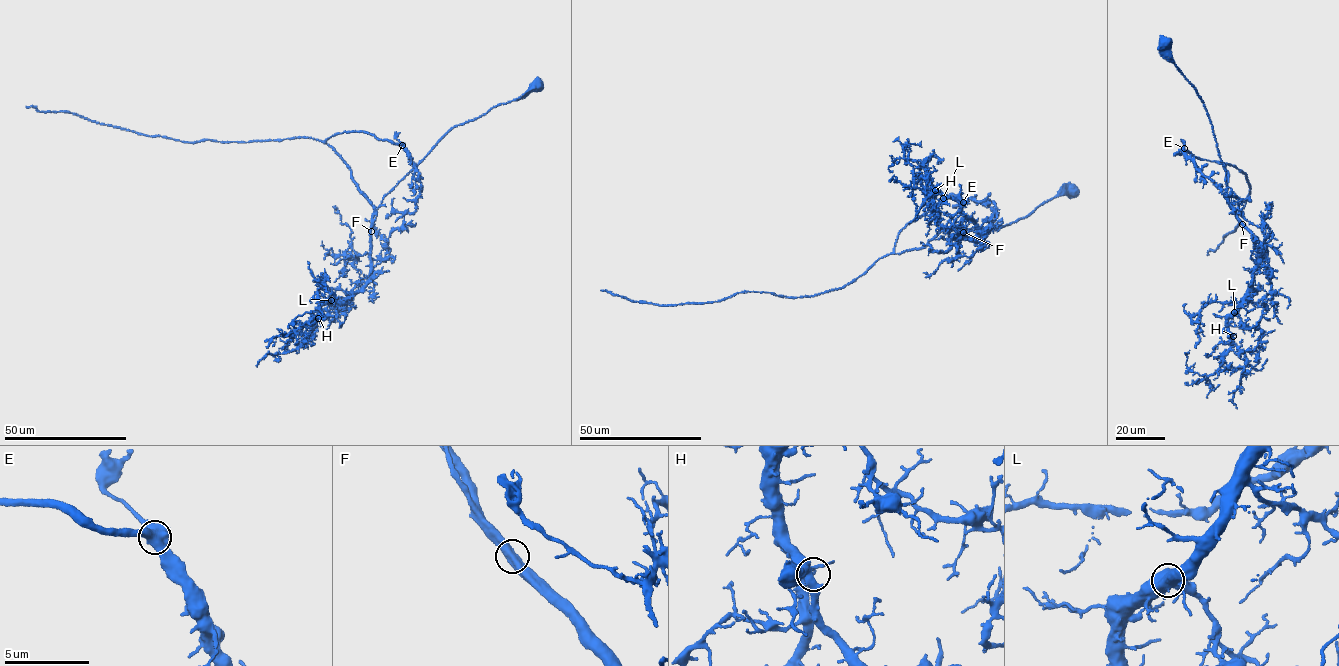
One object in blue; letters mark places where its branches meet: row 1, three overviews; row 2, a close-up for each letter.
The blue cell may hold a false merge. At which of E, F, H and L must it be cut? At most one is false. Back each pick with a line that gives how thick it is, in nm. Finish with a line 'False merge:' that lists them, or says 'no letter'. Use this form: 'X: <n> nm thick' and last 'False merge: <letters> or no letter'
False merge: no letter

